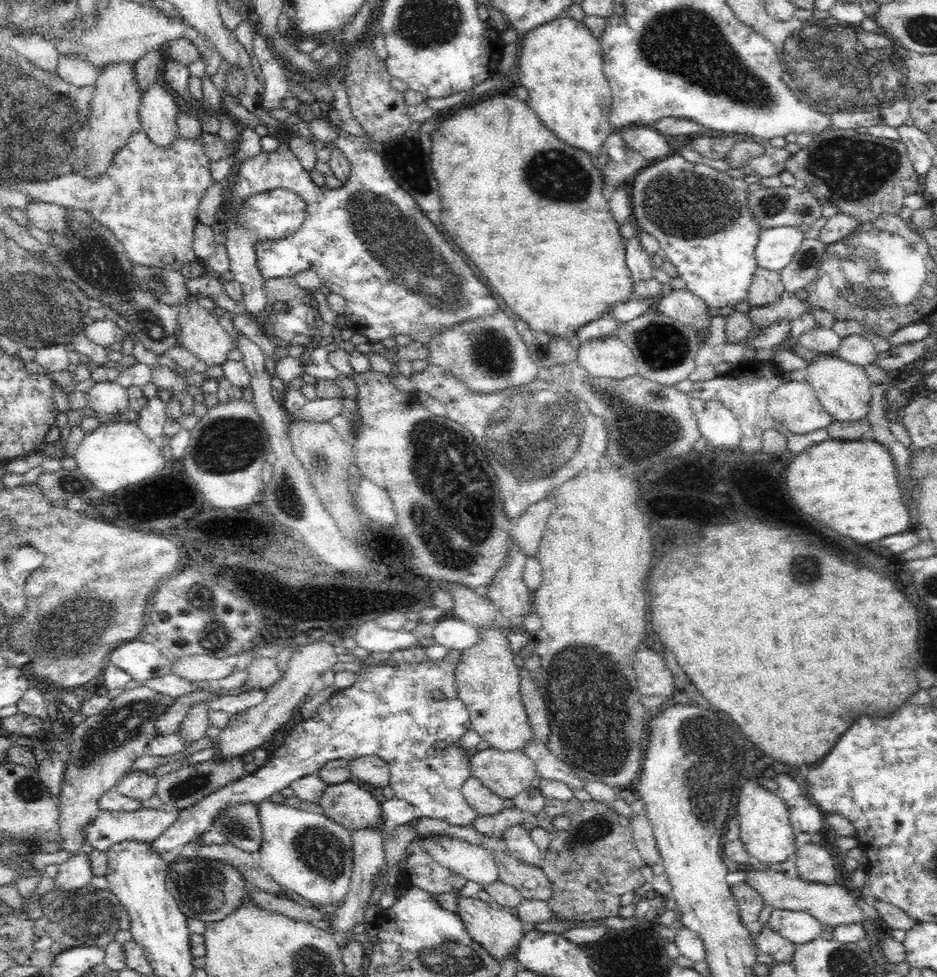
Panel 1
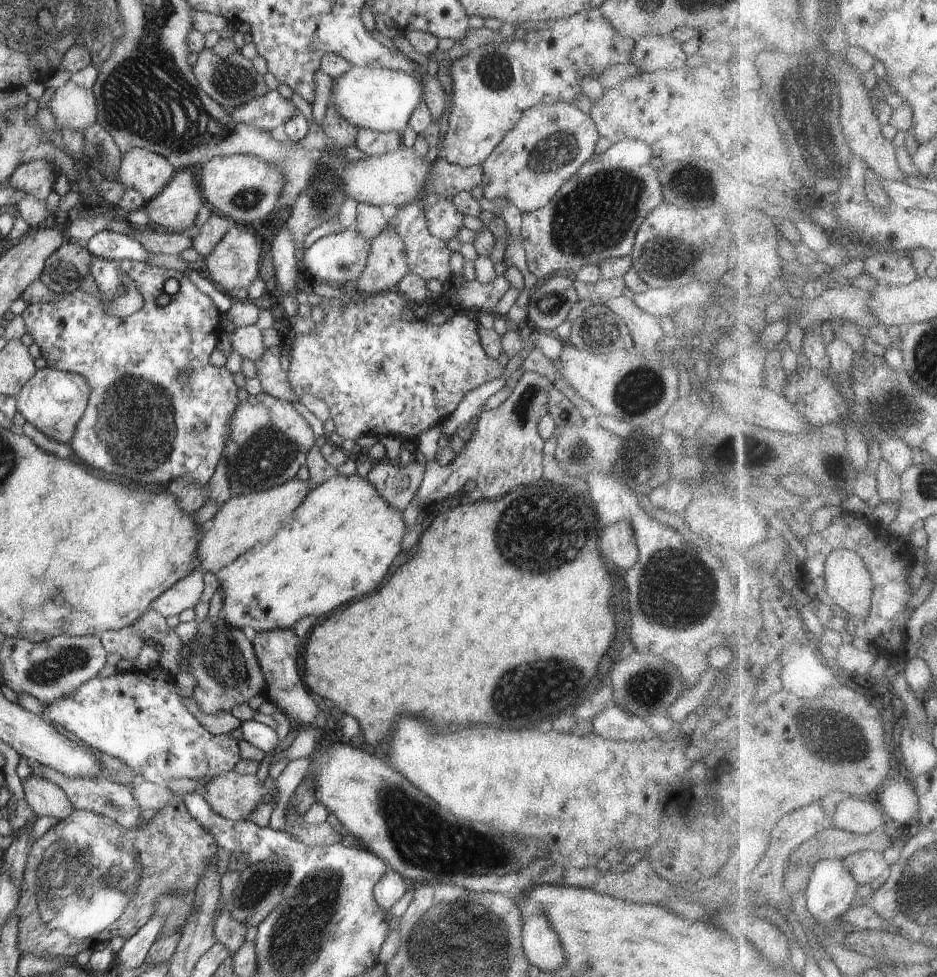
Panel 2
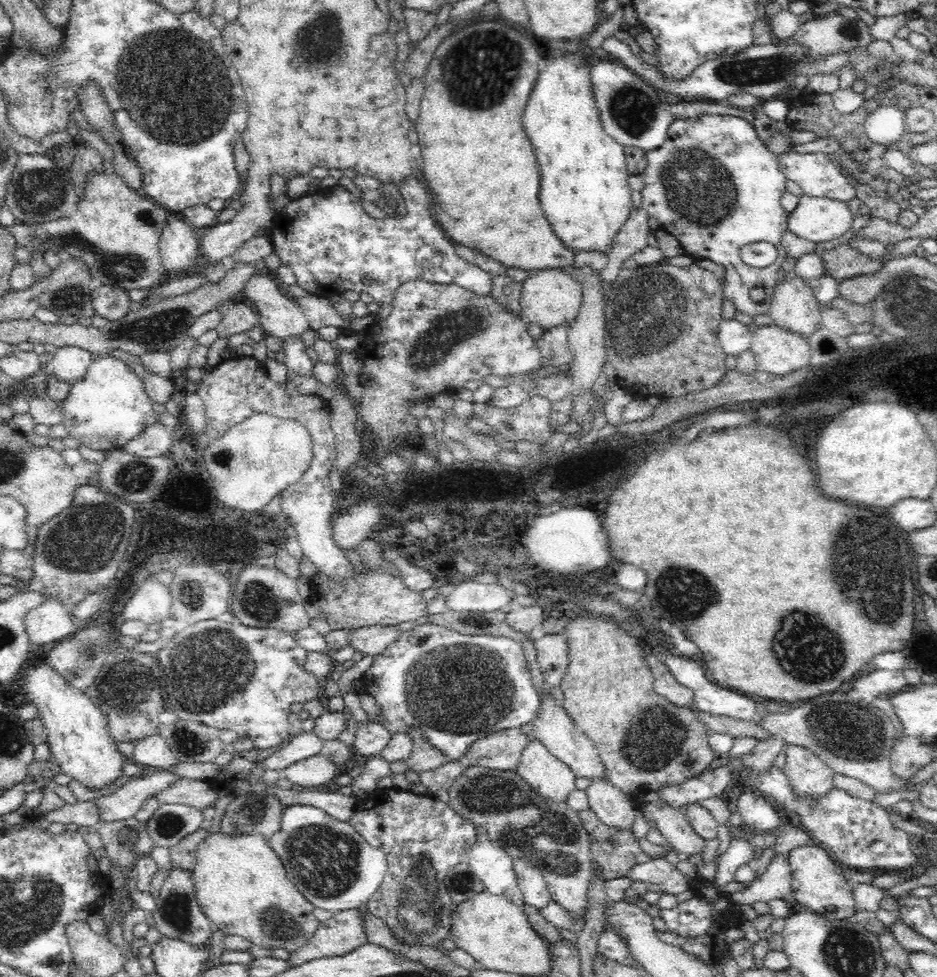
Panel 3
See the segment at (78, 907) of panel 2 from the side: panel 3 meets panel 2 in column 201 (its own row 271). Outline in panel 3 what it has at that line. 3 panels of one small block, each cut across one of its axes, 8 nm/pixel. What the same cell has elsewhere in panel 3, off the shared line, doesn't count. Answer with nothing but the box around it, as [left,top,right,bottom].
[821,243,883,281]

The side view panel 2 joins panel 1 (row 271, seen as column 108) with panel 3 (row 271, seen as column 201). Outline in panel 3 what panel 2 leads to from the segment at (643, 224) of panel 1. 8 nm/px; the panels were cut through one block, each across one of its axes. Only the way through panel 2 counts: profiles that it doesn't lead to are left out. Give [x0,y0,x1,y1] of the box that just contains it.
[641,114,791,316]

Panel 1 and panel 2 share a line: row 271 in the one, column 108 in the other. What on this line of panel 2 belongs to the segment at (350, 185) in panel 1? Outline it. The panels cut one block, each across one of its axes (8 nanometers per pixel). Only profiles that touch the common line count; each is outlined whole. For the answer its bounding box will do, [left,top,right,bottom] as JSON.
[21,257,241,488]

